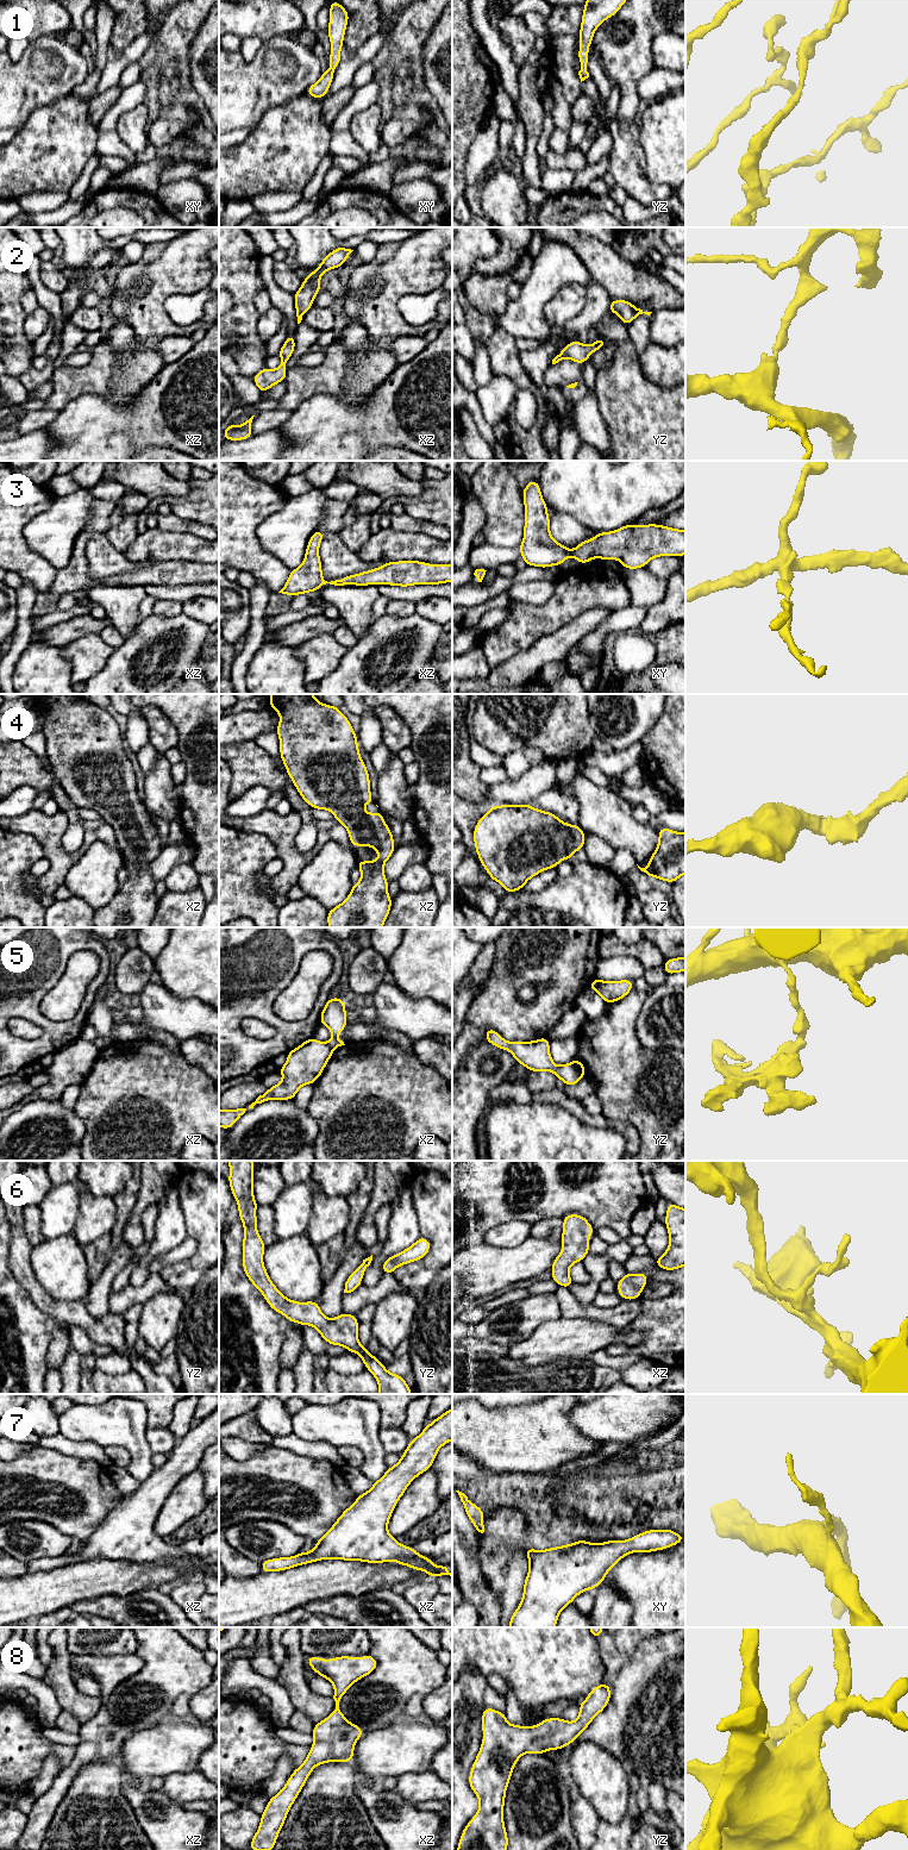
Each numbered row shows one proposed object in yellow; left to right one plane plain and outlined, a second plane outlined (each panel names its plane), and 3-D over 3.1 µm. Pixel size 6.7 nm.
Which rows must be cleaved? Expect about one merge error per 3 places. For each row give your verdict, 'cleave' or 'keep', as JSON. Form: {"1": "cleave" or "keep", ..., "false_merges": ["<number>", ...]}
{"1": "keep", "2": "keep", "3": "keep", "4": "keep", "5": "cleave", "6": "keep", "7": "keep", "8": "keep", "false_merges": ["5"]}

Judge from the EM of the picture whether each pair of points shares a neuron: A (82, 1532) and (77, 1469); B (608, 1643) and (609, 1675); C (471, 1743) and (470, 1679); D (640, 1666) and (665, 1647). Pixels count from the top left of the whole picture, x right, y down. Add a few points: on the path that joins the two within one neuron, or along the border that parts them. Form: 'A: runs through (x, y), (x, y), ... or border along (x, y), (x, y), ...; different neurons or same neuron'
A: runs through (82, 1517), (86, 1513), (88, 1501), (77, 1485); same neuron
B: runs through (608, 1651), (609, 1667); same neuron
C: runs through (469, 1727), (469, 1694); same neuron
D: runs through (646, 1666), (659, 1652); same neuron

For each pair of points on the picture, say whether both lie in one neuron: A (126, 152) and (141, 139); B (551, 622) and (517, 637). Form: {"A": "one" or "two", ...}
{"A": "two", "B": "one"}

